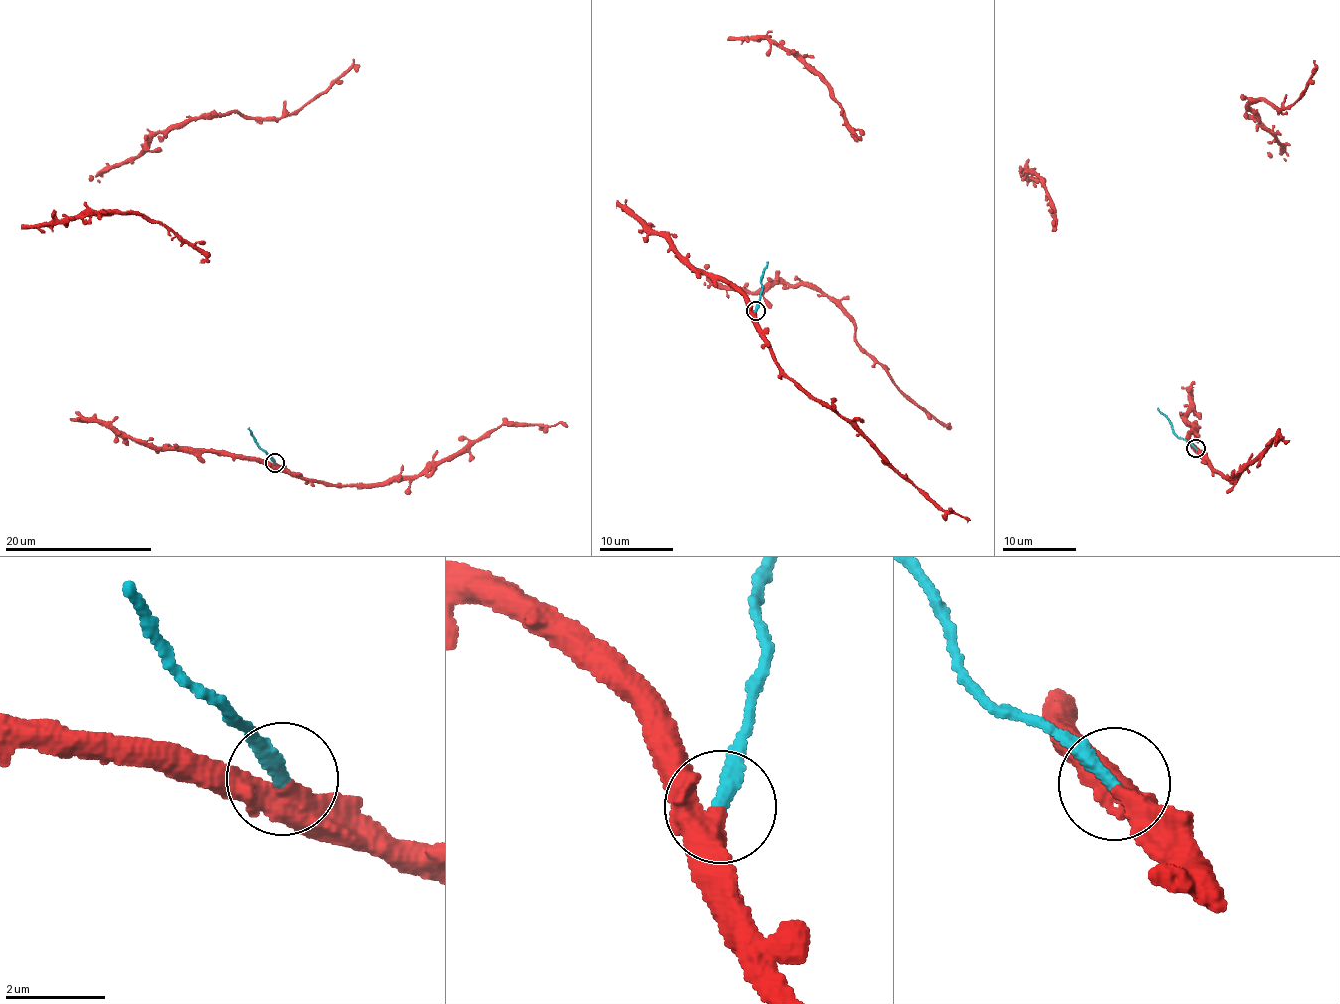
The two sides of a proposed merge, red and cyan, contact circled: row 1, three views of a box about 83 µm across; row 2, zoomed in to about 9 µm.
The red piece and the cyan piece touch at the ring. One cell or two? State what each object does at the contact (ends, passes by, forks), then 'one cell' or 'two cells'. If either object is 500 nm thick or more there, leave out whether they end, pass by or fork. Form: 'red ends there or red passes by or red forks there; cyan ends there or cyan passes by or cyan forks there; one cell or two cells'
red passes by; cyan ends there; two cells

